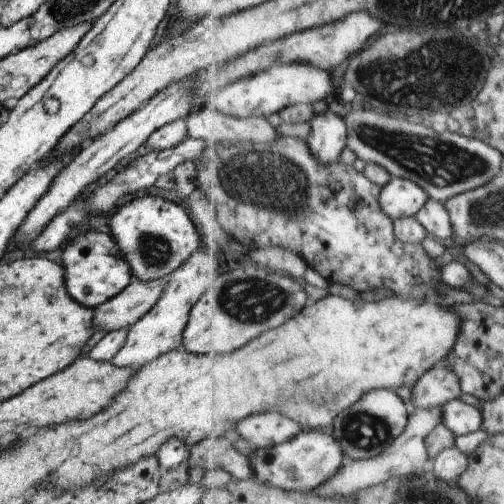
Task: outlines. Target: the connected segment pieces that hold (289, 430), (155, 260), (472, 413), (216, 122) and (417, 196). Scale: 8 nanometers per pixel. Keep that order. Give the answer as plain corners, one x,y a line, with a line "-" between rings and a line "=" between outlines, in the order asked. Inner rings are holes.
256,414
240,422
235,437
242,438
258,449
270,449
292,441
302,434
302,425
280,414
=
140,196
124,204
110,218
109,234
130,264
132,275
146,281
168,277
202,246
187,209
160,196
=
454,400
444,407
444,423
457,436
472,434
484,428
482,410
466,404
464,400
=
199,107
184,118
188,137
210,142
244,140
272,143
280,136
265,117
242,119
216,110
=
396,177
384,187
381,204
394,220
417,217
428,204
431,196
412,180

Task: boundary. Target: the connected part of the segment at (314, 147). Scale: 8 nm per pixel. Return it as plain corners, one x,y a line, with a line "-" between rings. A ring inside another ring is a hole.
327,111
318,114
311,121
309,143
312,152
322,164
334,164
341,161
342,154
349,146
348,119
336,112

